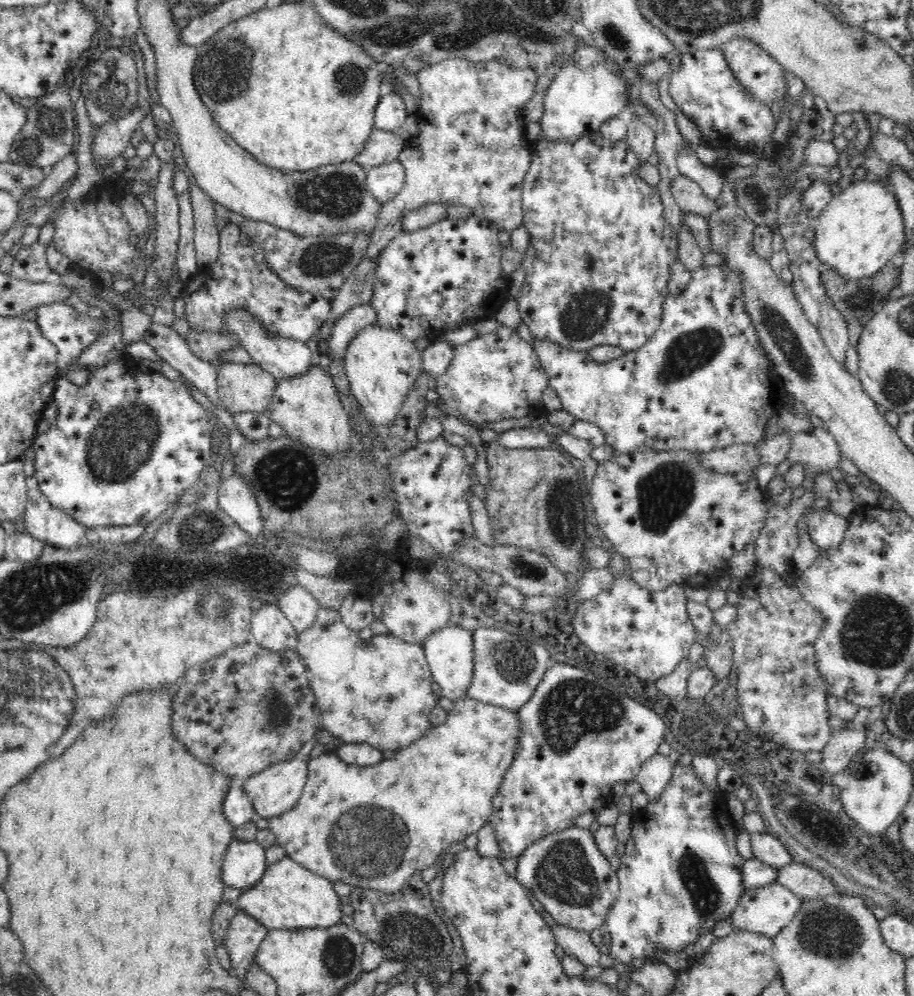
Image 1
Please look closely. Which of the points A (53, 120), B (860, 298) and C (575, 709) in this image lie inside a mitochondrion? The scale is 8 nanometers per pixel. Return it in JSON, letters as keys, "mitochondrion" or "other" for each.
{"A":"mitochondrion","B":"mitochondrion","C":"mitochondrion"}

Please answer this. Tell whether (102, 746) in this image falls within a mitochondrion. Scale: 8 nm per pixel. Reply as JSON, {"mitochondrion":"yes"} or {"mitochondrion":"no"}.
{"mitochondrion":"no"}

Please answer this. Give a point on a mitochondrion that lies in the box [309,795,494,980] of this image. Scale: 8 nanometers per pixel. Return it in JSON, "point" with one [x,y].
{"point":[411,936]}

